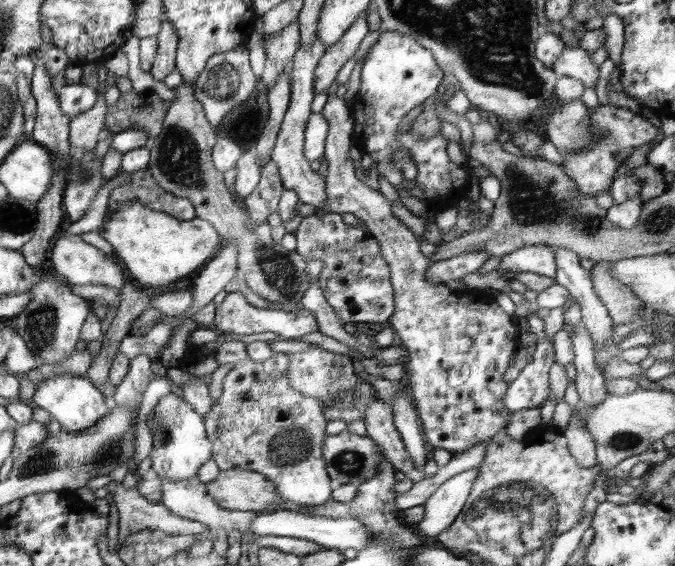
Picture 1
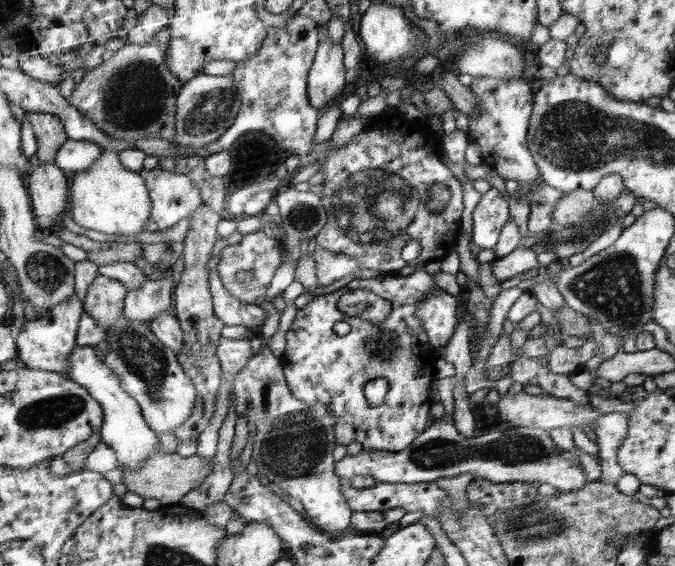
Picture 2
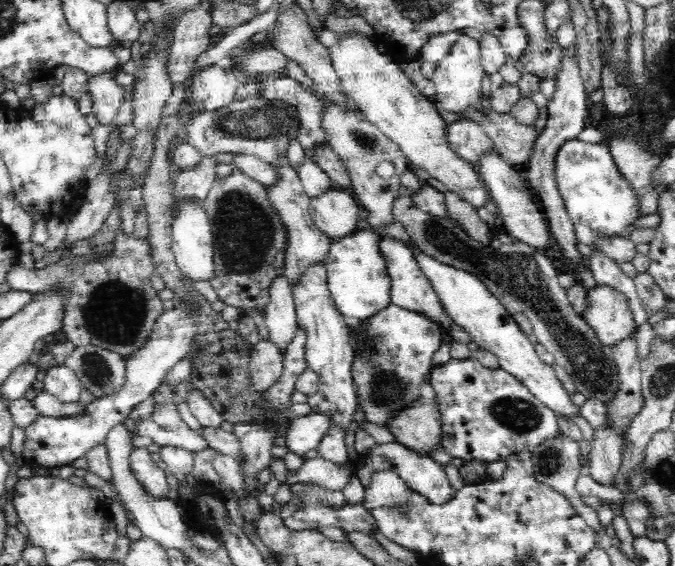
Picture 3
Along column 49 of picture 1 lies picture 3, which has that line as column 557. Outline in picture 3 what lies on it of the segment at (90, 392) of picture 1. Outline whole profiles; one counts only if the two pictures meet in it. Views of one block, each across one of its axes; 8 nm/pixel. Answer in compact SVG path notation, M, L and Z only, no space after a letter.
M412 240L406 245L413 252L422 274L428 278L430 287L437 297L437 302L441 304L442 310L449 316L453 324L464 329L471 342L478 344L480 349L493 352L499 360L499 368L514 375L554 413L558 412L570 419L572 415L579 414L579 406L570 399L570 394L560 382L555 370L539 359L535 346L516 325L512 313L505 309L479 276L470 271L442 264L435 257L422 252L416 244L412 245Z

